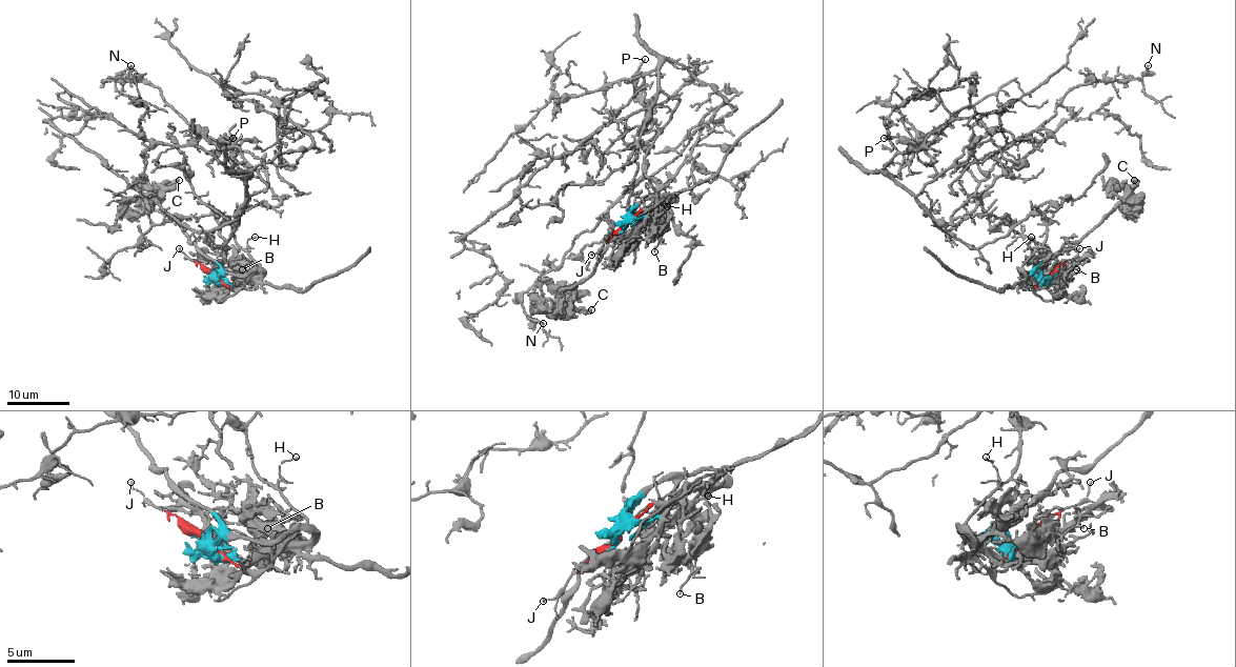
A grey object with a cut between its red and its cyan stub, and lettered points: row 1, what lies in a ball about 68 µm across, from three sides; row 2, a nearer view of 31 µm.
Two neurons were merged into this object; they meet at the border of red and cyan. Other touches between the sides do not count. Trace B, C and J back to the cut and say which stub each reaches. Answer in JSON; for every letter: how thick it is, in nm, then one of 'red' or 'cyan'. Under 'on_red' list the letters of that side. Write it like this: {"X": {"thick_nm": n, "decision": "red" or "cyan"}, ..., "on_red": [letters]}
{"B": {"thick_nm": 120, "decision": "cyan"}, "C": {"thick_nm": 360, "decision": "cyan"}, "J": {"thick_nm": 110, "decision": "red"}, "on_red": ["J"]}

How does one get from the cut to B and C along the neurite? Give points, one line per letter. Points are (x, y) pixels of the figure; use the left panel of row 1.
B: (214, 275), (220, 282), (243, 284), (241, 276), (246, 273), (241, 269)
C: (214, 275), (218, 266), (171, 218), (153, 210), (143, 197), (154, 195), (179, 179)

